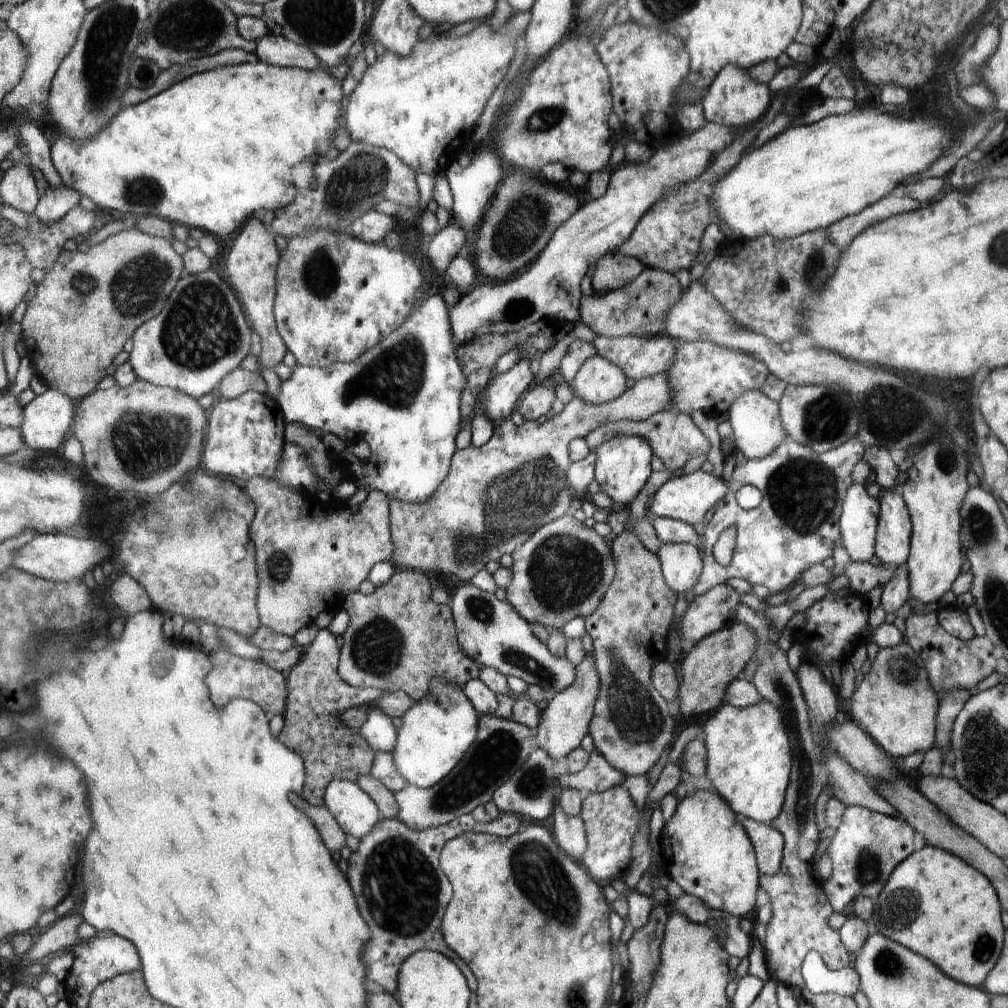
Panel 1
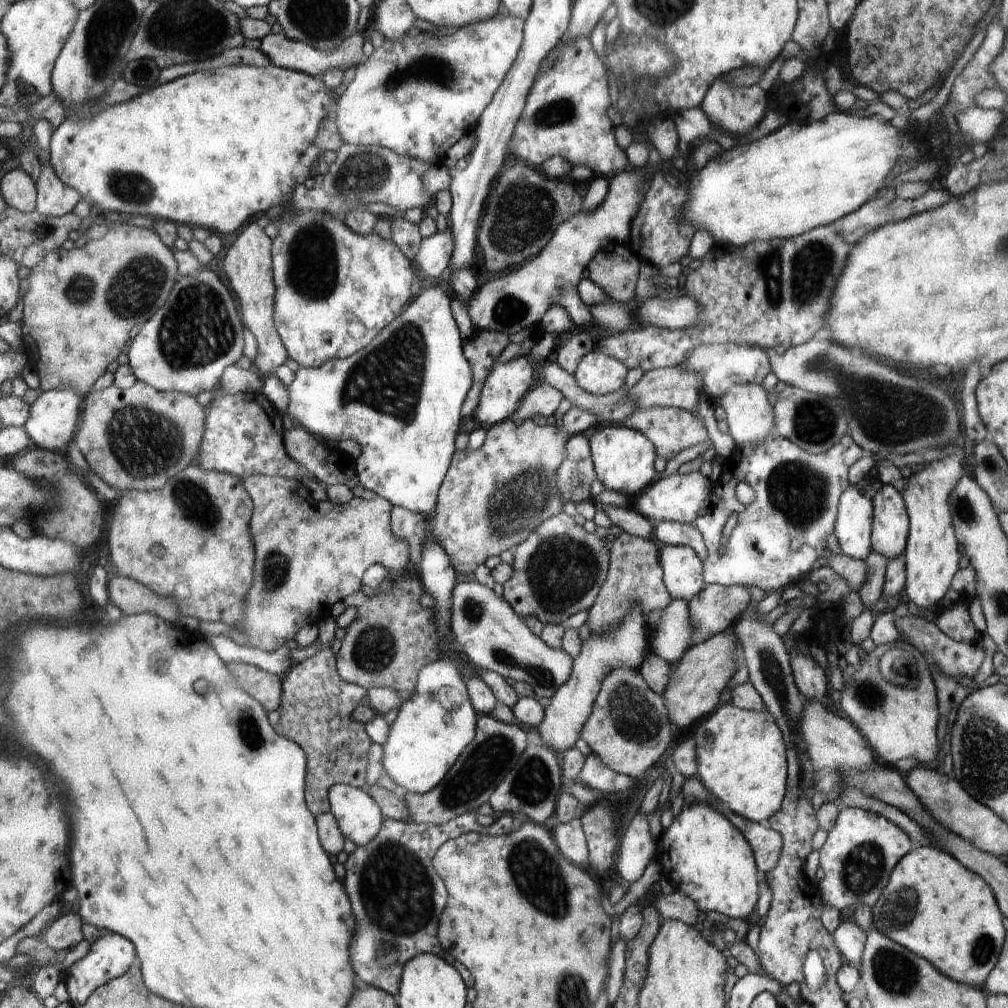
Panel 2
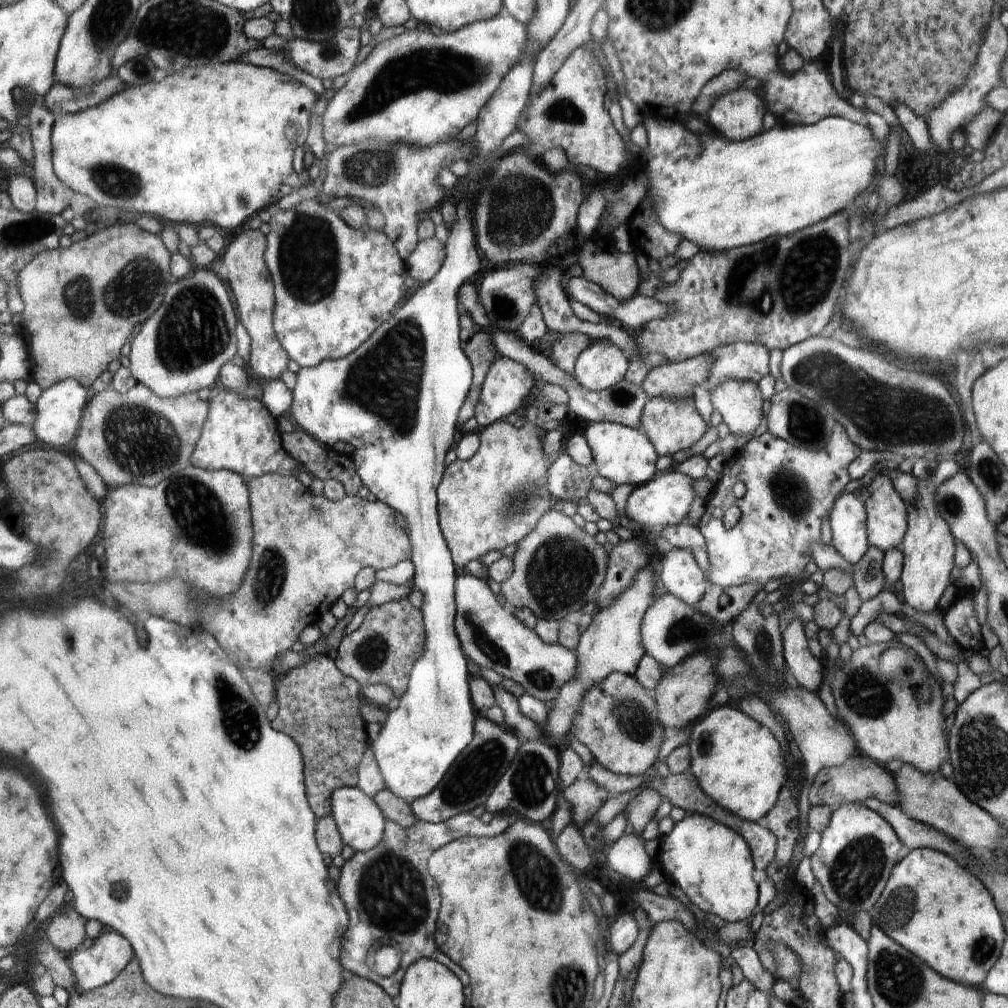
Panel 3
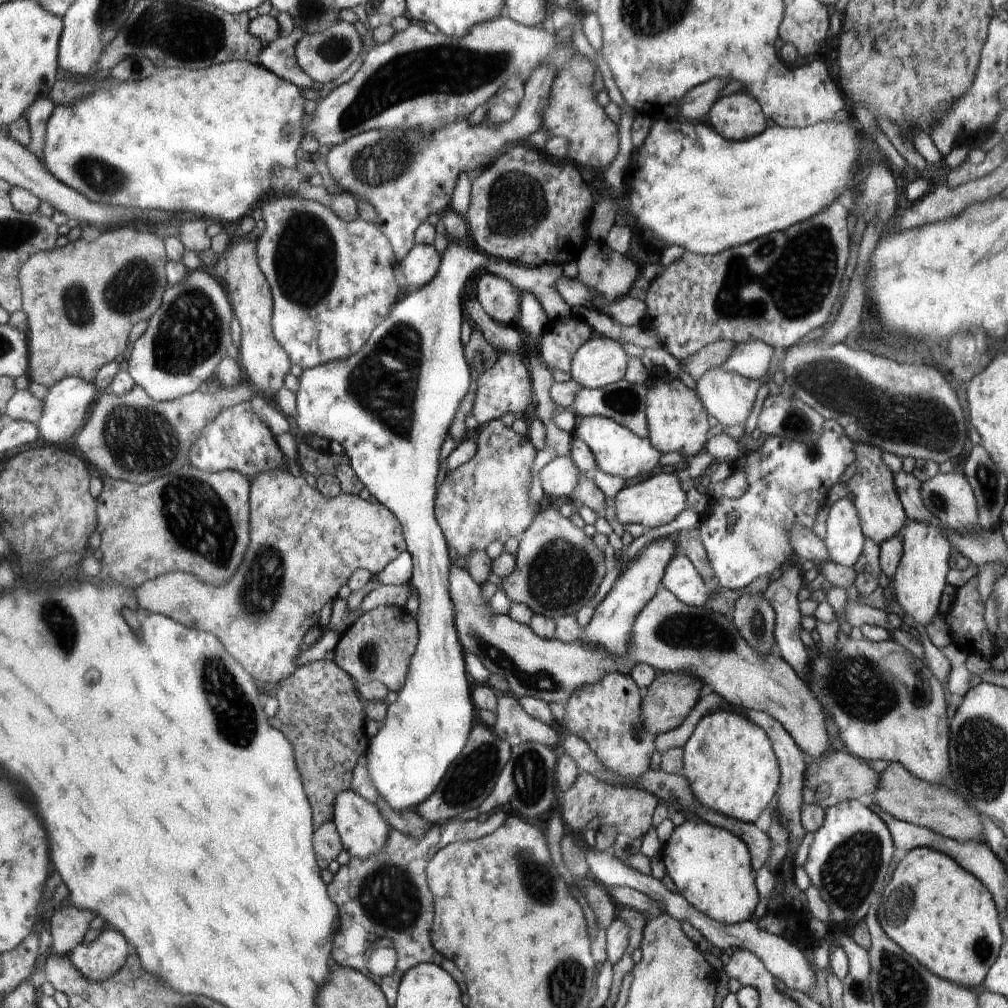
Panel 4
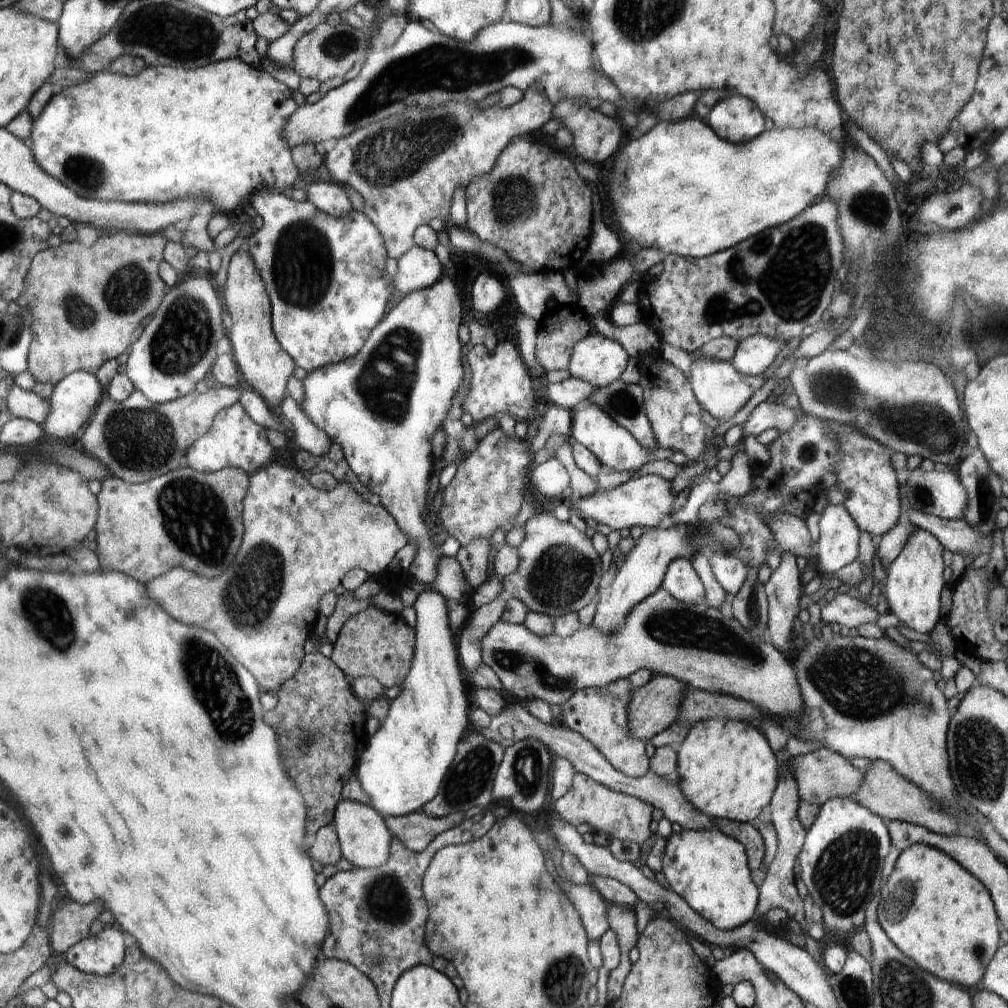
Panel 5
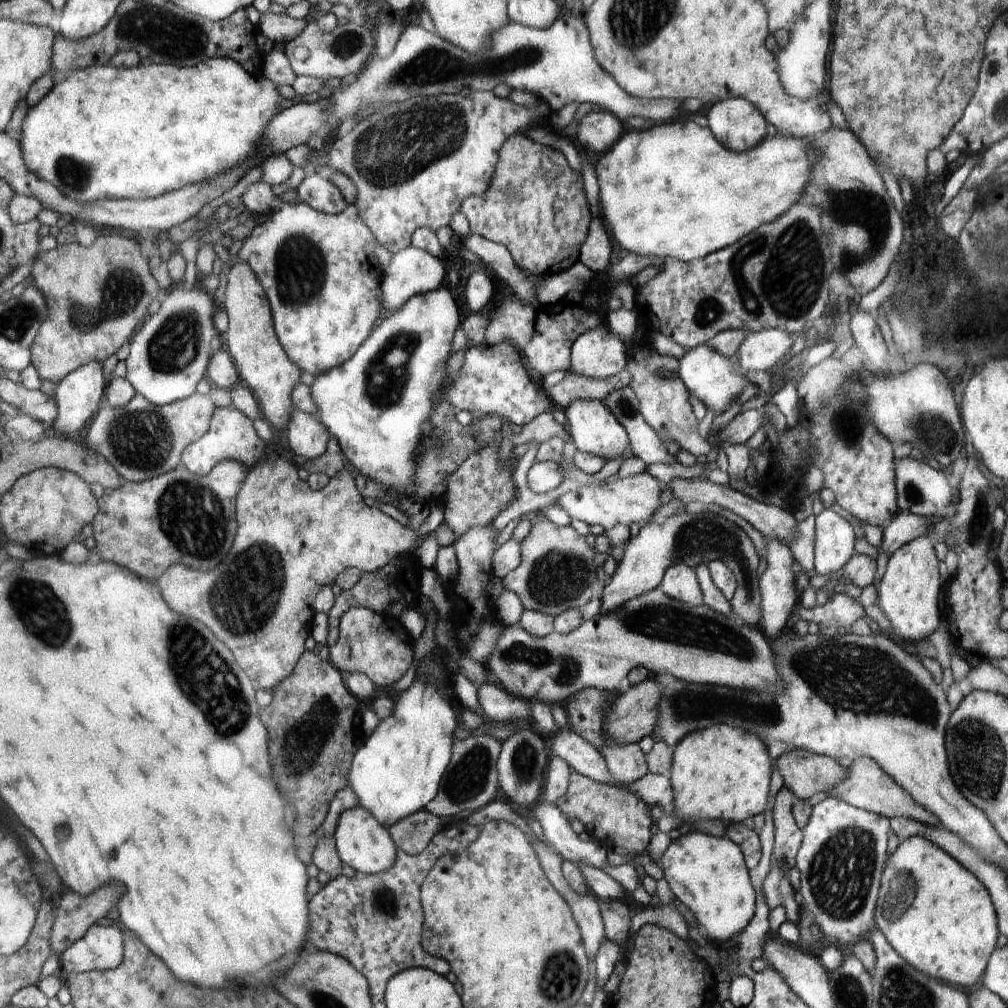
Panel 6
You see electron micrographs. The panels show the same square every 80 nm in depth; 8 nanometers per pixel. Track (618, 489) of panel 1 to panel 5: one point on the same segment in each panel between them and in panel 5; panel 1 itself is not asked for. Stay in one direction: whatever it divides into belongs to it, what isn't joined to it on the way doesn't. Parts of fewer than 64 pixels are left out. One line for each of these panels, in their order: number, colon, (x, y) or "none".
2: (625, 459)
3: (625, 455)
4: (617, 450)
5: (617, 449)

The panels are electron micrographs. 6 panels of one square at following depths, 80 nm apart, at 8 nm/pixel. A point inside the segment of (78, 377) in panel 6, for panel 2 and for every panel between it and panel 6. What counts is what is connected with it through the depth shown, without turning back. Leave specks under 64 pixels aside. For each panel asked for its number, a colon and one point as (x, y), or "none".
2: (55, 417)
3: (61, 409)
4: (67, 407)
5: (75, 400)

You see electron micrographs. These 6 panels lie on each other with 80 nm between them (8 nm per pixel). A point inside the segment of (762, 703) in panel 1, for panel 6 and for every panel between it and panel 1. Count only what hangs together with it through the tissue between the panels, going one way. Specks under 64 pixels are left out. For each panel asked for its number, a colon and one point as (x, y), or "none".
2: (741, 757)
3: (738, 762)
4: (730, 762)
5: (725, 767)
6: (722, 772)

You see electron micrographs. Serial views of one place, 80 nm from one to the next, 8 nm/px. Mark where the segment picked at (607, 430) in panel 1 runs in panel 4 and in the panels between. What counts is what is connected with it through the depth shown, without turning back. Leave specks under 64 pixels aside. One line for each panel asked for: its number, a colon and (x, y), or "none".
2: (672, 429)
3: (671, 425)
4: (677, 423)

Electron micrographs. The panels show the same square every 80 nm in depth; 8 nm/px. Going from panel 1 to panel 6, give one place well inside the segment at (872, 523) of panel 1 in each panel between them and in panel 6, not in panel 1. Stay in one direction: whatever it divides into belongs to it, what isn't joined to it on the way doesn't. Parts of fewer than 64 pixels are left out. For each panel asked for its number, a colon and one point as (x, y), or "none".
2: (854, 526)
3: (849, 519)
4: (845, 539)
5: (837, 546)
6: (834, 543)

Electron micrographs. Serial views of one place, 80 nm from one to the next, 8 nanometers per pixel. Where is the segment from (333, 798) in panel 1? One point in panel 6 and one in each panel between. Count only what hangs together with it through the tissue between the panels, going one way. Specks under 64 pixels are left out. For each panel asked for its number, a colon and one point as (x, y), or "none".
2: (359, 817)
3: (360, 821)
4: (363, 830)
5: (365, 839)
6: (362, 842)

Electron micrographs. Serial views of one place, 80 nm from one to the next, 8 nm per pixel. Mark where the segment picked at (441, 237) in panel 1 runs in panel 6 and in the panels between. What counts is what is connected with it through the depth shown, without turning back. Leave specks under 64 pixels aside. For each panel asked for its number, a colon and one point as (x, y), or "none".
2: (434, 257)
3: (425, 262)
4: (420, 266)
5: (418, 268)
6: (412, 270)

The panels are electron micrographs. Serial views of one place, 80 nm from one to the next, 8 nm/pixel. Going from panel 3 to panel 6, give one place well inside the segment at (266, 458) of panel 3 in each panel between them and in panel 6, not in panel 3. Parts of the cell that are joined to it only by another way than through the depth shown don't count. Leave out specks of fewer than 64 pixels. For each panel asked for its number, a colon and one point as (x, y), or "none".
4: (236, 438)
5: (235, 440)
6: (231, 436)

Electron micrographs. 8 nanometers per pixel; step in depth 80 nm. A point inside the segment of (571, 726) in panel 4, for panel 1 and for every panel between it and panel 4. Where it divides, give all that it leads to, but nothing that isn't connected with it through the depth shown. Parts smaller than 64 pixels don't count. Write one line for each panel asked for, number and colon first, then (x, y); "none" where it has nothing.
1: (631, 727)
2: (629, 730)
3: (618, 722)

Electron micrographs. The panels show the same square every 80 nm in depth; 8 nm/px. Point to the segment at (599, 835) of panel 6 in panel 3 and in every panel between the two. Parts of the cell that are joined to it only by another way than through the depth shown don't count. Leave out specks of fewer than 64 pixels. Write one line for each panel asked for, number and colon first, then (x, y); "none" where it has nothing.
3: (585, 796)
4: (629, 809)
5: (625, 817)

